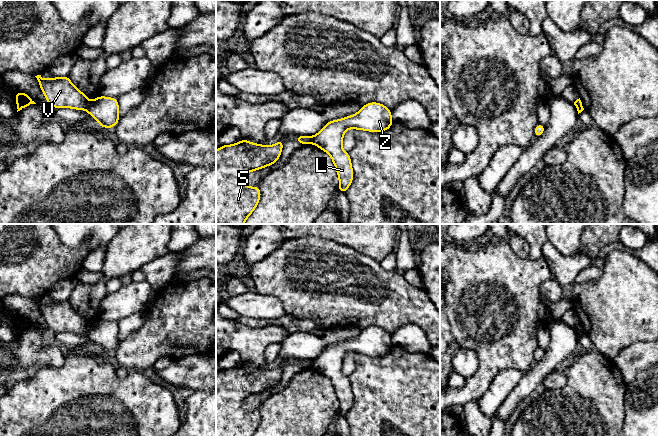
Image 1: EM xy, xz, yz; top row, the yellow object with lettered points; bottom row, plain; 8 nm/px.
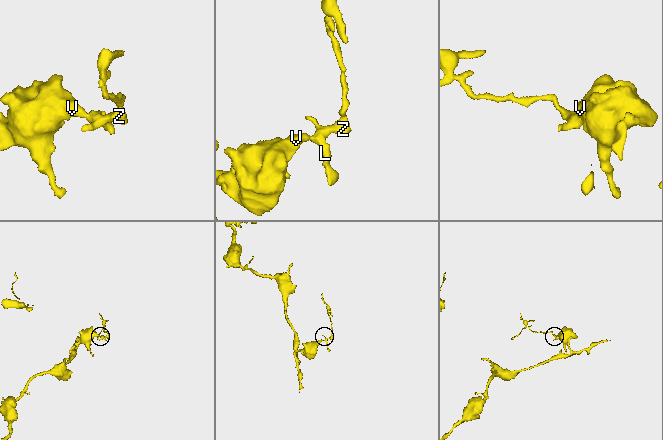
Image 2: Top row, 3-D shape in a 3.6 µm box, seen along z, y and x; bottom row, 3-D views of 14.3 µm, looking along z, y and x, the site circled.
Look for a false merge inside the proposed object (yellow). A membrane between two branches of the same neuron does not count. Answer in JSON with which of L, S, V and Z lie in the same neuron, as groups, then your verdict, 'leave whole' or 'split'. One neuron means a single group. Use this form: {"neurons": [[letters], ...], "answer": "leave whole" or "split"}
{"neurons": [["L", "Z"], ["S", "V"]], "answer": "split"}

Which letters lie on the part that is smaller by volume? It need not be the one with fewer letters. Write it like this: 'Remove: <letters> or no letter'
Remove: L, Z

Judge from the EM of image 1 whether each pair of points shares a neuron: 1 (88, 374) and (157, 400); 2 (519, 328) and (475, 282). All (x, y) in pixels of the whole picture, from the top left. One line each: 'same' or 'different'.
1: same
2: same

